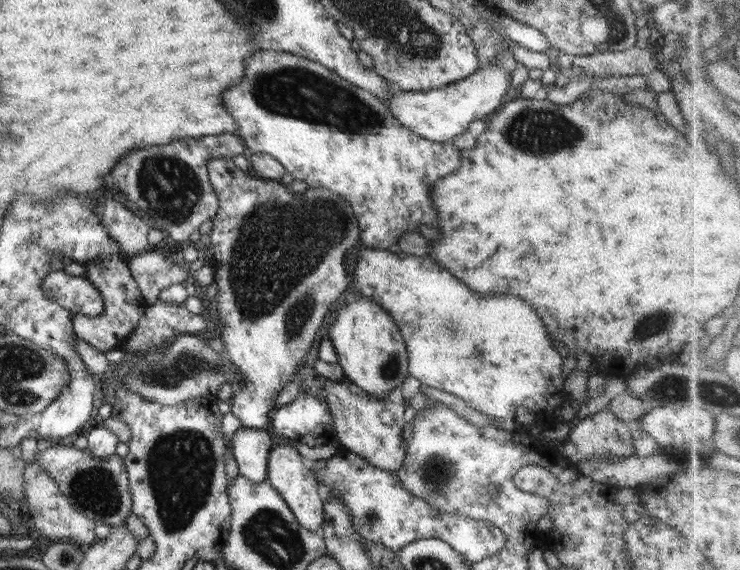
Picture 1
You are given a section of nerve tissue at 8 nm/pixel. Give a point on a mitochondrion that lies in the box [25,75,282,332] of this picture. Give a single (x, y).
(170, 187)

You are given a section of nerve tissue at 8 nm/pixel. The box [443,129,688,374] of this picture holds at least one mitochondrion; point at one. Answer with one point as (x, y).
(653, 323)

